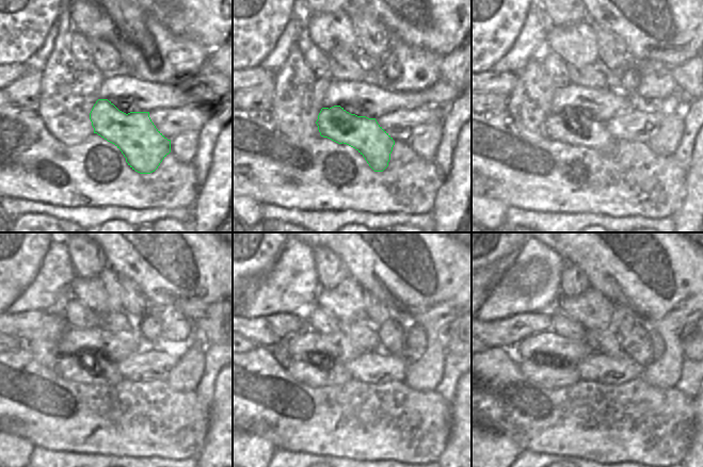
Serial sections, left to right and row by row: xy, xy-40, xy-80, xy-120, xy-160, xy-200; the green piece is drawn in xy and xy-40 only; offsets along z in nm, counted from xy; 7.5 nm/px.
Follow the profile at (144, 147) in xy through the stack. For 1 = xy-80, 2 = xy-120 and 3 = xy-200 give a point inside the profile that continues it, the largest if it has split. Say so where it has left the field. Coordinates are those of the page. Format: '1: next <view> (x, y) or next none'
1: next xy-80 (593, 133)
2: next xy-120 (77, 368)
3: next xy-200 (547, 376)

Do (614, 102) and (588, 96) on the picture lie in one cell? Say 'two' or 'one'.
one

